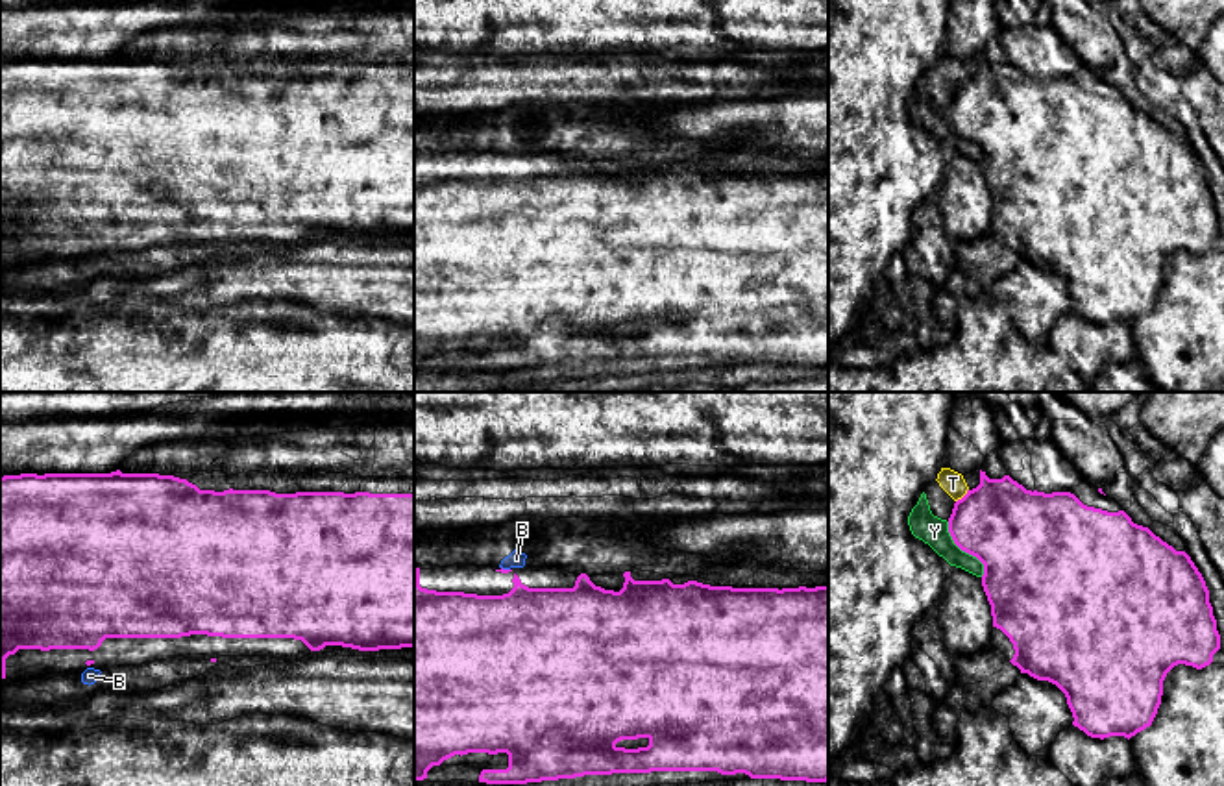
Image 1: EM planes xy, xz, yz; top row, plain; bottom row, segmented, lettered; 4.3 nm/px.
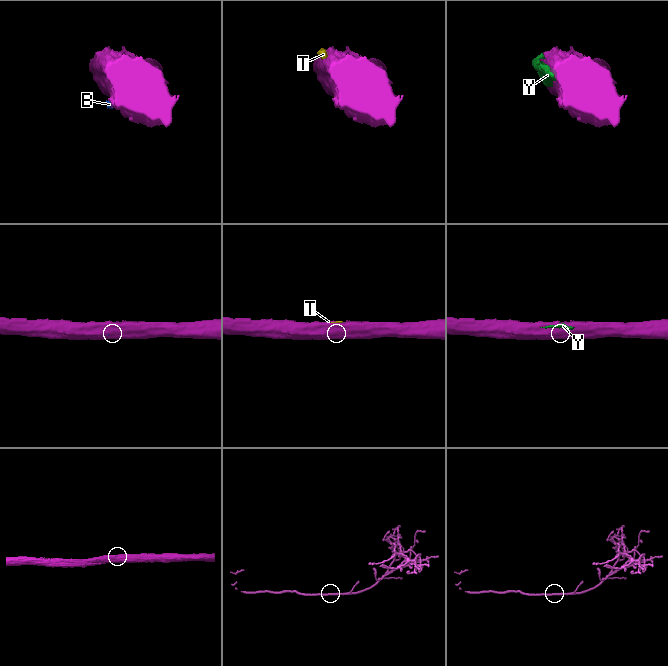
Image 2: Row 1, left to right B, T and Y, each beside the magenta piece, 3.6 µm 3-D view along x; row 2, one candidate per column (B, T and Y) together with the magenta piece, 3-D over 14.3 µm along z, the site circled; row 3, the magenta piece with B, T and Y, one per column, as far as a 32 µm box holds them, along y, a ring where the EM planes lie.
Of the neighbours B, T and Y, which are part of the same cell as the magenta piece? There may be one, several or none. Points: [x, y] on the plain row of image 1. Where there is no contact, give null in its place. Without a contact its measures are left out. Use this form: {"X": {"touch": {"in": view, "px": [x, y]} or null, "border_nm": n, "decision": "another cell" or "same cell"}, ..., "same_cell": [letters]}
{"B": {"touch": {"in": "xz", "px": [505, 156]}, "border_nm": 40, "decision": "another cell"}, "T": {"touch": {"in": "yz", "px": [964, 82]}, "border_nm": 80, "decision": "another cell"}, "Y": {"touch": {"in": "yz", "px": [964, 135]}, "border_nm": 280, "decision": "another cell"}, "same_cell": []}

